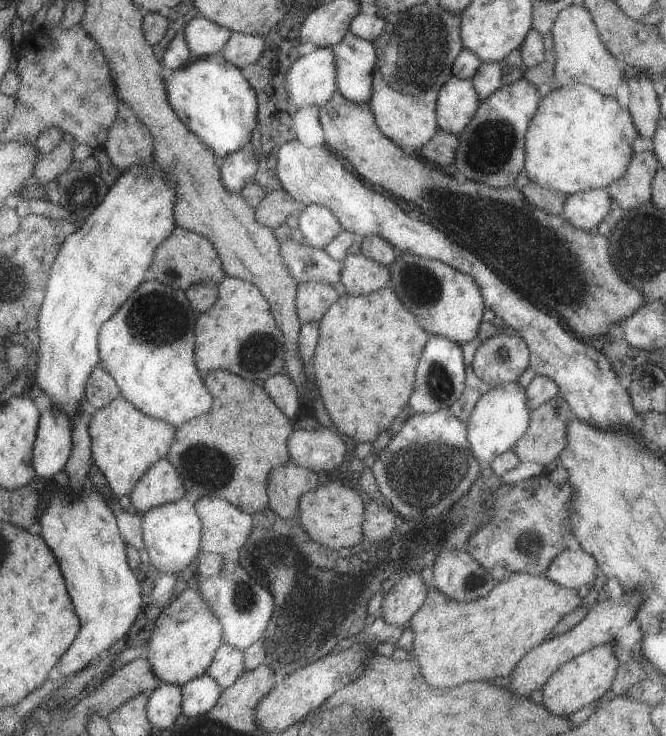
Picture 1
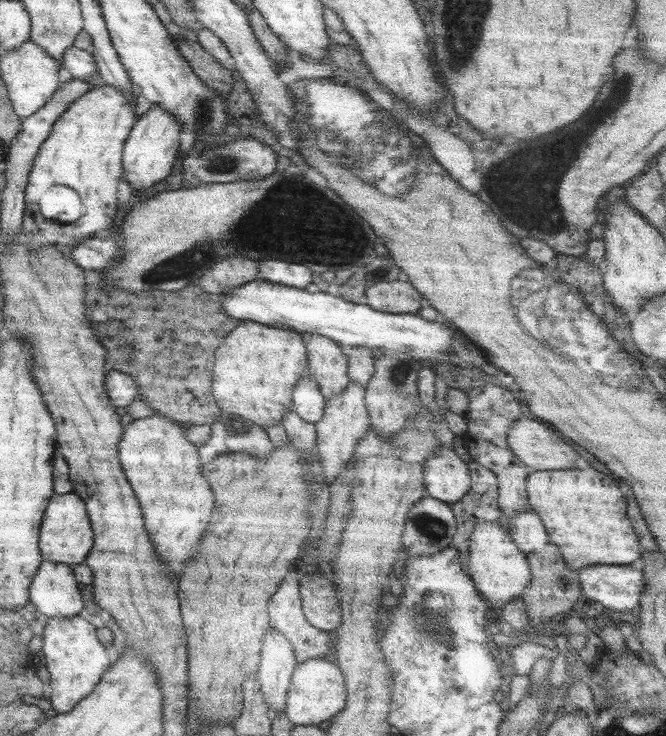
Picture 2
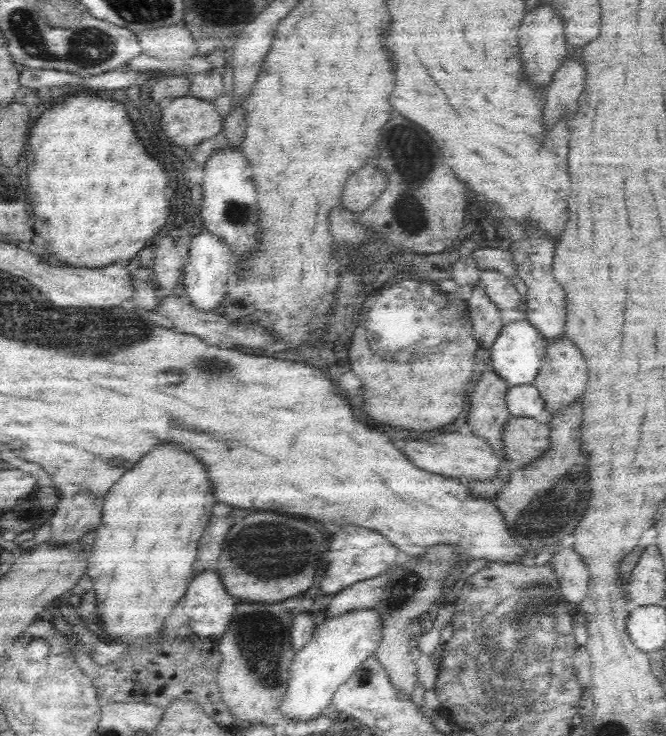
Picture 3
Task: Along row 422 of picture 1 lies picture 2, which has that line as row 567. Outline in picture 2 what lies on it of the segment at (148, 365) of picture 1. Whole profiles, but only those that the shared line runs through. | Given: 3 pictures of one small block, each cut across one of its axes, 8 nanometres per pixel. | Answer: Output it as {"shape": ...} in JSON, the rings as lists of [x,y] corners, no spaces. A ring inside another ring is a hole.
{"shape":[[[155,414],[125,426],[117,444],[119,464],[143,512],[145,534],[173,574],[177,574],[183,560],[195,552],[213,508],[213,494],[201,476],[197,450],[199,448],[187,440],[185,426]]]}

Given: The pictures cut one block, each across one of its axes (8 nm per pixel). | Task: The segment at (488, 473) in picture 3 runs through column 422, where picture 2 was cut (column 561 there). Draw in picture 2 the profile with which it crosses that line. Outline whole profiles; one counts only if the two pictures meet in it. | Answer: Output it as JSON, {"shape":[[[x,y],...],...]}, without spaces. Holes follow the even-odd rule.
{"shape":[[[533,418],[515,420],[507,434],[509,450],[531,470],[575,470],[577,454],[559,434]]]}

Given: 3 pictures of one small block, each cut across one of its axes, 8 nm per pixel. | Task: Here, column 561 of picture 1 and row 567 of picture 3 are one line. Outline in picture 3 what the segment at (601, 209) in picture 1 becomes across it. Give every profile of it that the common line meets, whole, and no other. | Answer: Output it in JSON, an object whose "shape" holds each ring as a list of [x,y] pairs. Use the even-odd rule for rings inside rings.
{"shape":[[[210,566],[208,570],[202,570],[200,574],[196,574],[192,578],[190,588],[184,596],[184,612],[190,618],[190,624],[188,624],[190,630],[194,634],[198,634],[200,638],[208,638],[208,640],[218,638],[224,630],[228,630],[236,604],[238,604],[238,600],[226,592],[226,586],[218,574],[218,568]]]}

